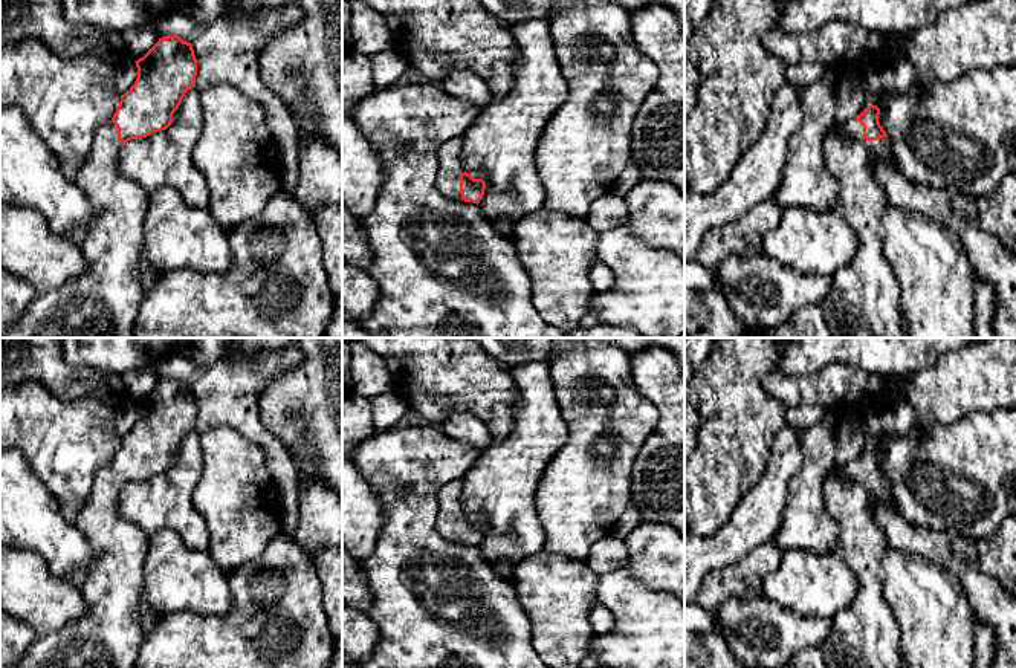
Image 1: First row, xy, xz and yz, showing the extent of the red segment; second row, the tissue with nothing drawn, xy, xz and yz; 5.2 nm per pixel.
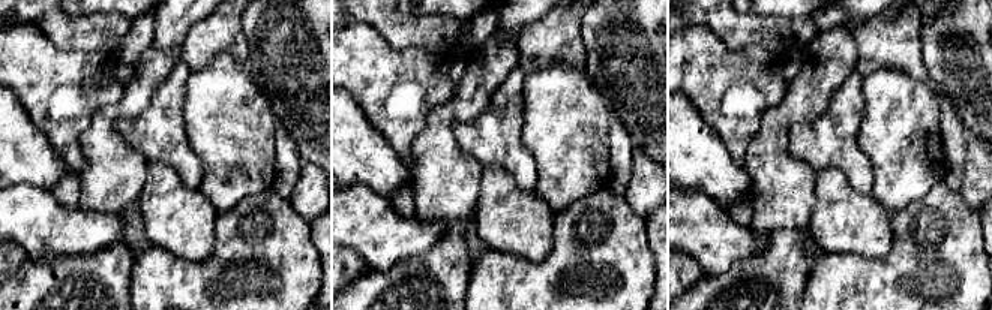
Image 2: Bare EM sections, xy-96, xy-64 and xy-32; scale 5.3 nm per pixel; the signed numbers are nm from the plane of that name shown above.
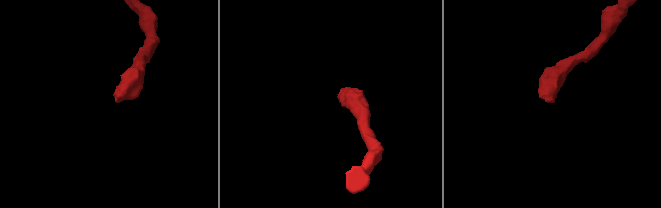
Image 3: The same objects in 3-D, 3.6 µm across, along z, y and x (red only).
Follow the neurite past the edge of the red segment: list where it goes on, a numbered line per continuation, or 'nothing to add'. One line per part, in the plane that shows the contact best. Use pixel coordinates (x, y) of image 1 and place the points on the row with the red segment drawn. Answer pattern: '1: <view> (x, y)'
1: yz (865, 301)

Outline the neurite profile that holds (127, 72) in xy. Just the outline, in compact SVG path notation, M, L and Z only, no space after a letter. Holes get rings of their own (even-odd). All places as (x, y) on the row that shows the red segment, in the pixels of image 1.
M122 60L118 63L115 87L119 95L124 95L134 84L138 78L138 67L134 61Z

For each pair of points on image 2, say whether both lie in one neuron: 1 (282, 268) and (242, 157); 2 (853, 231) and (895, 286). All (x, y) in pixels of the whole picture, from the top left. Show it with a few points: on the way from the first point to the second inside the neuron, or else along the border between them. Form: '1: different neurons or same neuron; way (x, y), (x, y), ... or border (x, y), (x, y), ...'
1: different neurons; border (270, 187), (240, 199), (225, 213)
2: different neurons; border (893, 228), (892, 247), (881, 256), (839, 253)

